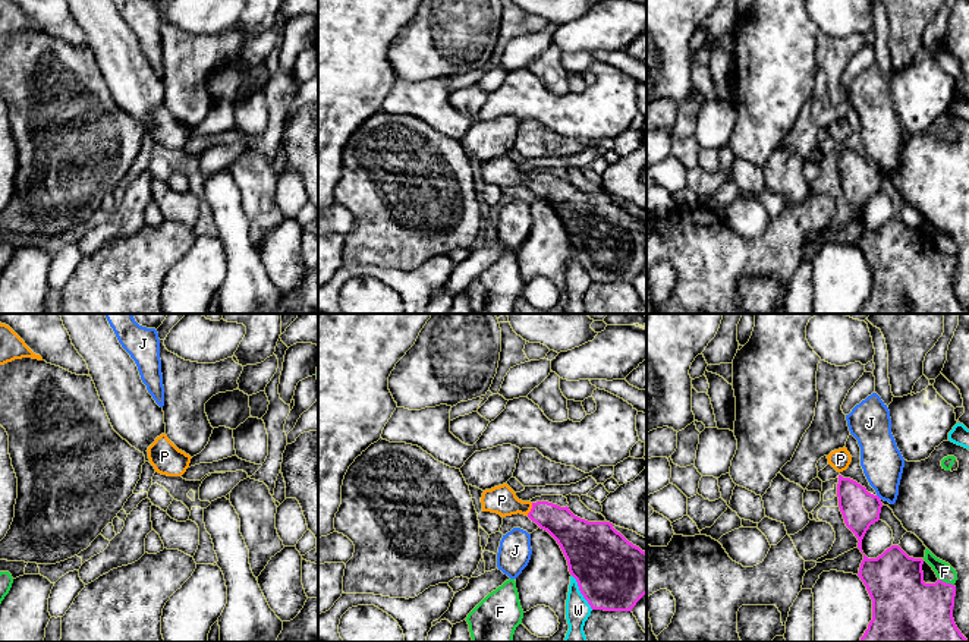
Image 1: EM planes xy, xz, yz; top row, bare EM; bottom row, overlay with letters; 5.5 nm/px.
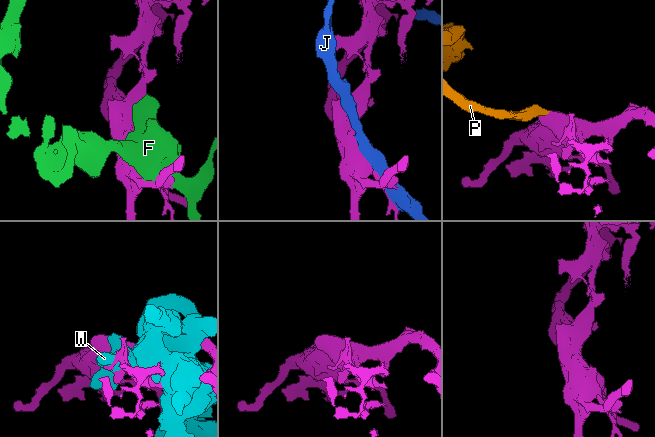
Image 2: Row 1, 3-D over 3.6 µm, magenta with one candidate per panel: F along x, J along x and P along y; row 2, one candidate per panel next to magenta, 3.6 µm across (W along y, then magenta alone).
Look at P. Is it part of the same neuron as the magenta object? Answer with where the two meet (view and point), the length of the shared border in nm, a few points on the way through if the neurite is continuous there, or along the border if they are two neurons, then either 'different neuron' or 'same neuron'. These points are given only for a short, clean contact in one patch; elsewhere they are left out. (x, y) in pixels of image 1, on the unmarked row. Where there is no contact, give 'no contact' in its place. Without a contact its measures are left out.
meets magenta in xz at (531, 181); contact 80 nm long; runs through xz (569, 203), (557, 192), (531, 181), (507, 176), (502, 172); same neuron

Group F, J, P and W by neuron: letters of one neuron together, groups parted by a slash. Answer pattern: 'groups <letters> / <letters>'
groups F / J / P / W

